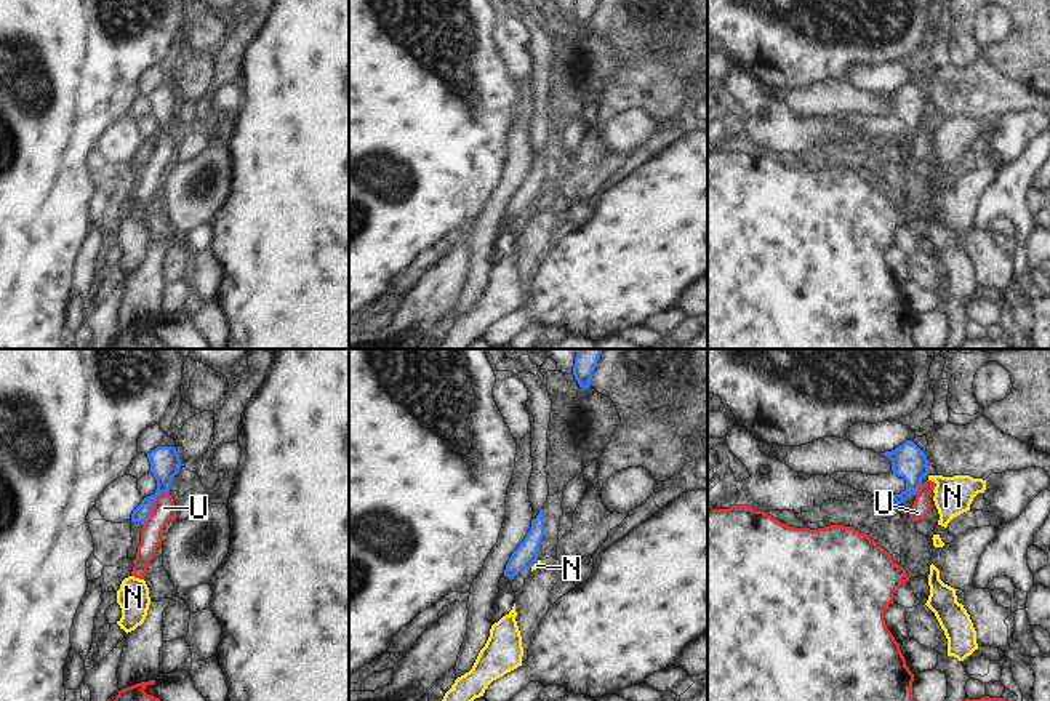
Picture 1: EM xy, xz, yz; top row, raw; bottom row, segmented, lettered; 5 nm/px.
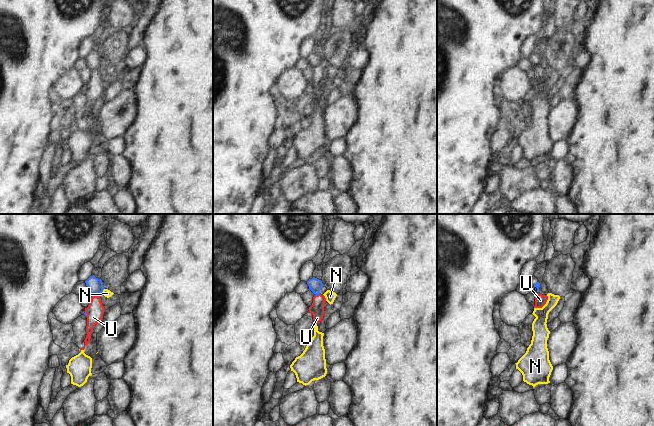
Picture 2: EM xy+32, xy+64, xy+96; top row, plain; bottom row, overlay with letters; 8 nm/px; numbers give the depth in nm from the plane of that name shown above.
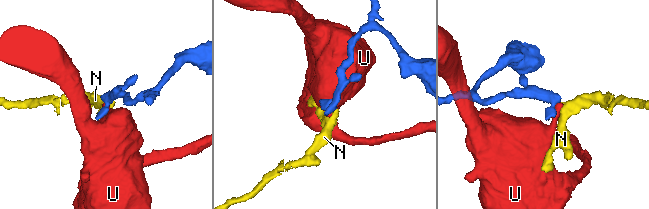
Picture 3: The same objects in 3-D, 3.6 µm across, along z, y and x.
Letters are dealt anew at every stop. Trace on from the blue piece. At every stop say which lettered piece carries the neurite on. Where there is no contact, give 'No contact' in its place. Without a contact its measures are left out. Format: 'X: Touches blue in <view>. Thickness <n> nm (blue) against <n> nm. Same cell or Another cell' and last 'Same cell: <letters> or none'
N: Touches blue in xz. Thickness 120 nm (blue) against 30 nm. Another cell
U: Touches blue in xy. Thickness 150 nm (blue) against 110 nm. Another cell
Same cell: none

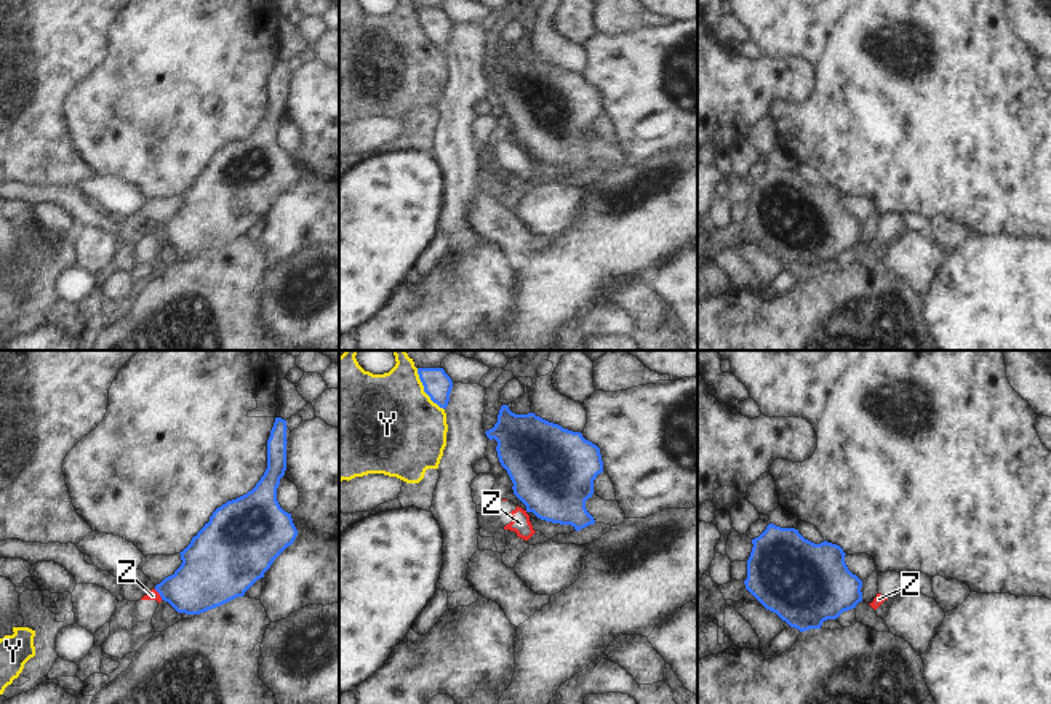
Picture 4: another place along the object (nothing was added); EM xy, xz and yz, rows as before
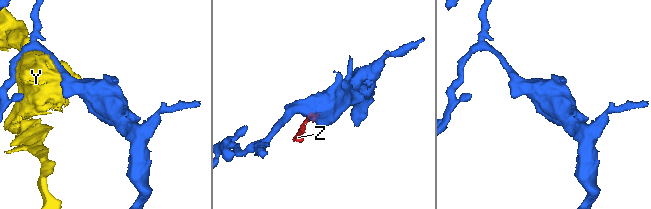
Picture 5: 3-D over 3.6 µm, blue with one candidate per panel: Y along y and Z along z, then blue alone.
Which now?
Y: Touches blue in xz. Thickness 140 nm (blue) against 500 nm. Another cell
Z: Touches blue in xy. Thickness 300 nm (blue) against 50 nm. Another cell
Same cell: none

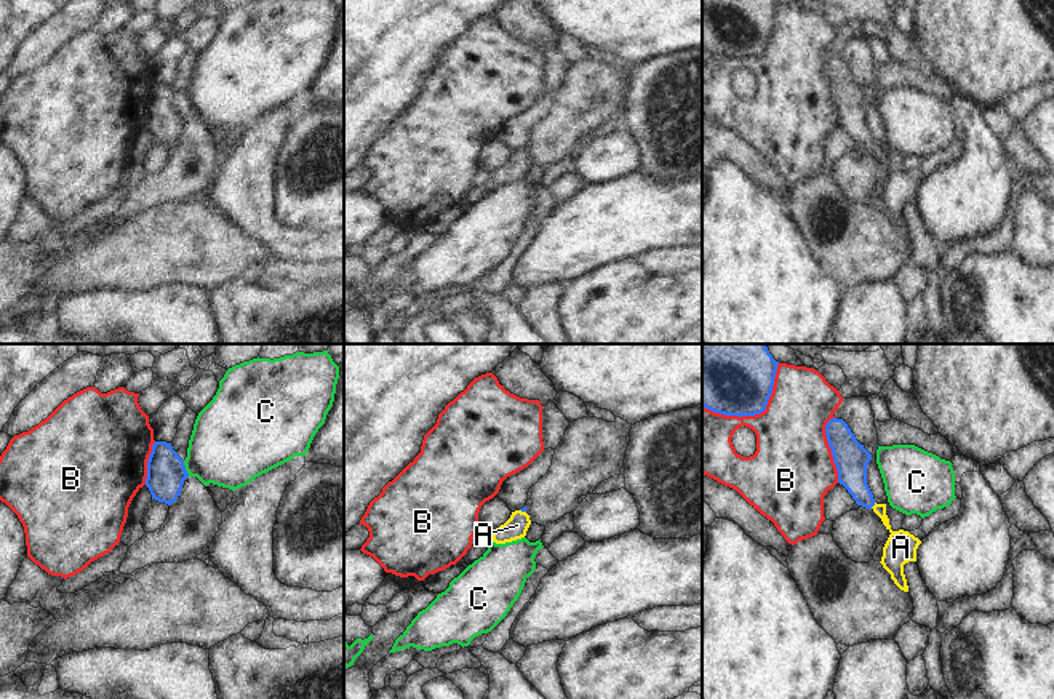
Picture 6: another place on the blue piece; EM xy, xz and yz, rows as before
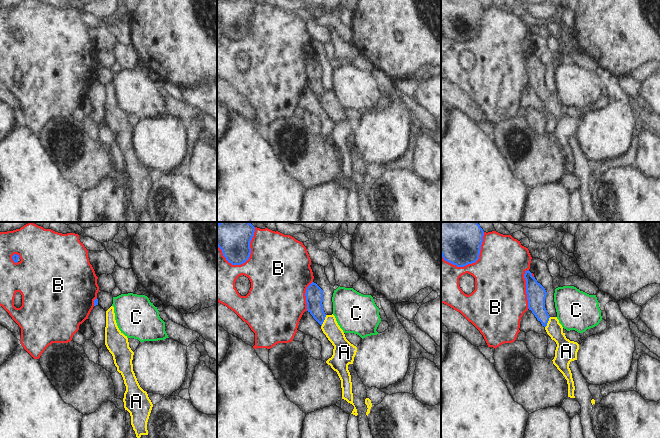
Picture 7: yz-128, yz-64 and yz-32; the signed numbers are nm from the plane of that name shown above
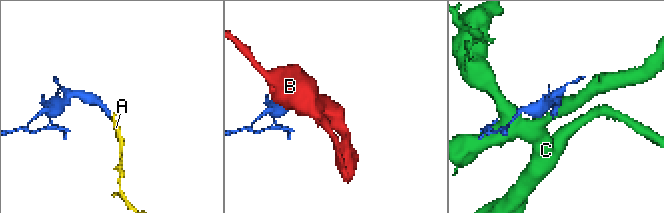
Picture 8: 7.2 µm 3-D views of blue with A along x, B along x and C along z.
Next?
A: Touches blue in yz. Thickness 170 nm (blue) against 160 nm. Same cell
B: Touches blue in yz. Thickness 280 nm (blue) against 360 nm. Another cell
C: Touches blue in xy. Thickness 190 nm (blue) against 380 nm. Another cell
Same cell: A

